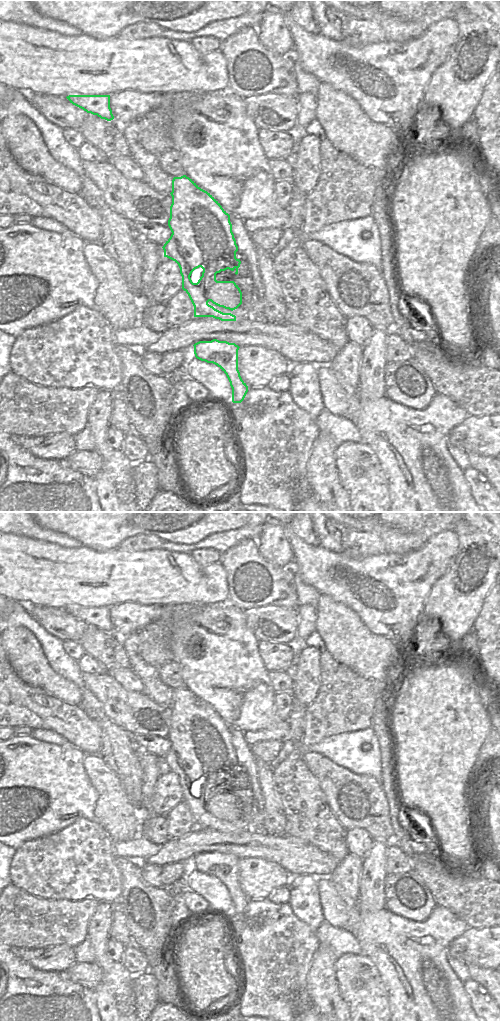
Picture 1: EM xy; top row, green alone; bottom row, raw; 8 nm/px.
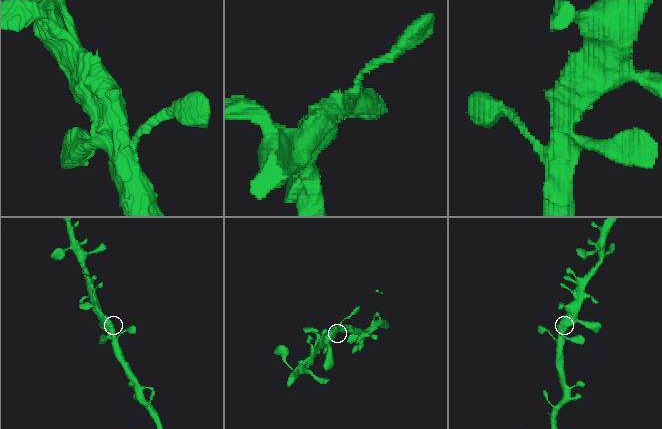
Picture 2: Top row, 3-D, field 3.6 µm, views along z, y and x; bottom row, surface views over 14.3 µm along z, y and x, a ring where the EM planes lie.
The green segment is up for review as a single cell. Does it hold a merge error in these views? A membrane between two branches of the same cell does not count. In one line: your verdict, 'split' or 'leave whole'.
leave whole

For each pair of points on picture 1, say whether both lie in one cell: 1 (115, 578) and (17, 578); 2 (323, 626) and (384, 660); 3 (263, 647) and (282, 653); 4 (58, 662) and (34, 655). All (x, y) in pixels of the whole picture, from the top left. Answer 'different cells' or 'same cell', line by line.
1: same cell
2: same cell
3: same cell
4: different cells

